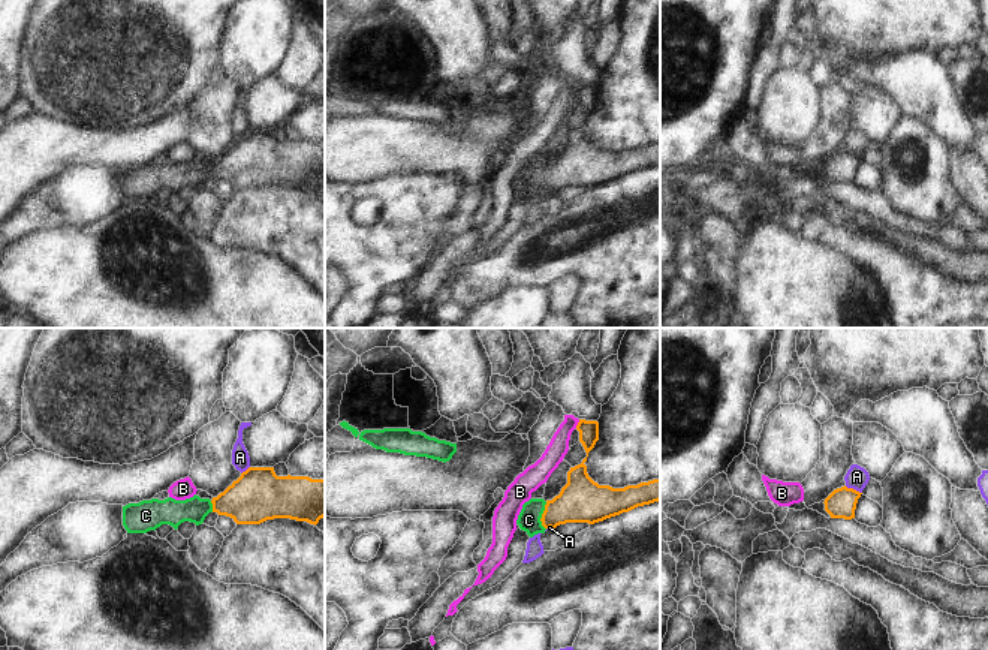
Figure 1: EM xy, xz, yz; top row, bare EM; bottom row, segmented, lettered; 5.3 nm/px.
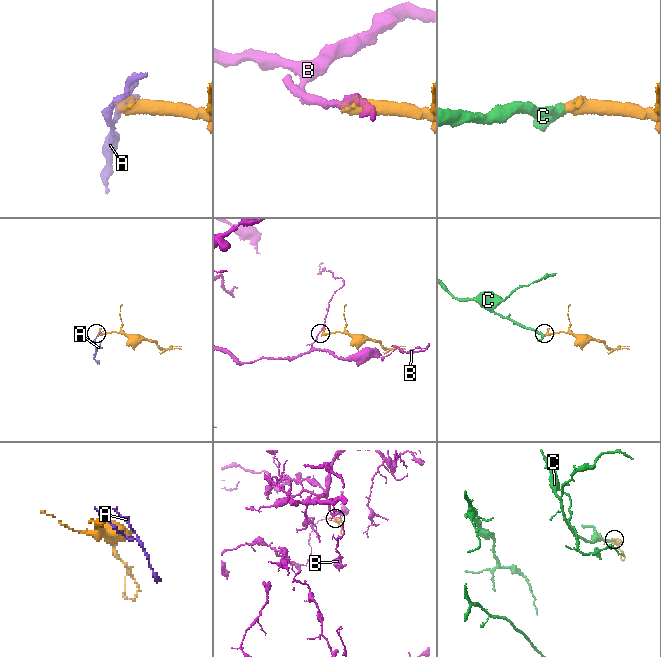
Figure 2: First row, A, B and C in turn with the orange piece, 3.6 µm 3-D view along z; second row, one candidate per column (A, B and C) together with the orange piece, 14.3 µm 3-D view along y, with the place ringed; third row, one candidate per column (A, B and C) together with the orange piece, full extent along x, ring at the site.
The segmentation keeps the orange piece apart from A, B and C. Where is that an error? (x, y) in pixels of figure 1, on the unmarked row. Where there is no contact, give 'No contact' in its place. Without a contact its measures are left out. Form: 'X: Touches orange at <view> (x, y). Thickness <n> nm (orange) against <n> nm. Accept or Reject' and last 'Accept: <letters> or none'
A: Touches orange at yz (854, 155). Thickness 160 nm (orange) against 120 nm. Reject
B: Touches orange at xz (578, 89). Thickness 110 nm (orange) against 110 nm. Reject
C: Touches orange at xz (542, 180). Thickness 240 nm (orange) against 130 nm. Accept
Accept: C

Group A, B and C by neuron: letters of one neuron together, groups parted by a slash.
A / B / C

